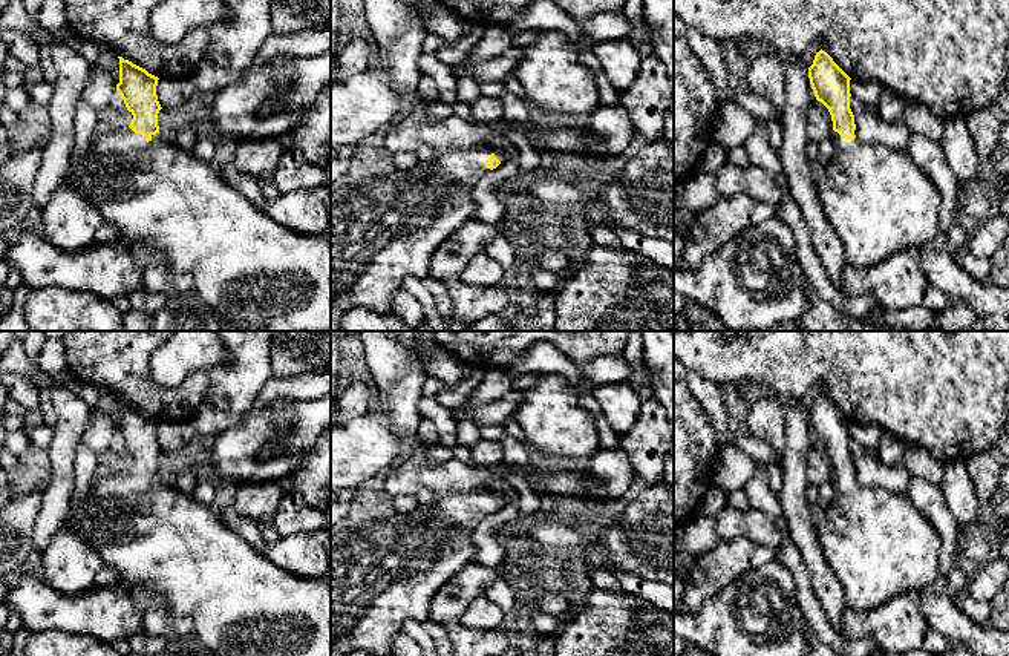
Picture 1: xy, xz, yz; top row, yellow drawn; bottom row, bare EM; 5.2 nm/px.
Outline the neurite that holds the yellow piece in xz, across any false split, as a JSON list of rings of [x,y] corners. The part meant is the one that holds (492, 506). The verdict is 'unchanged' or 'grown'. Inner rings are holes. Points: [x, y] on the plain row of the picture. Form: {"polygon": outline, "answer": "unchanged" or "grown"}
{"polygon": [[[491,490],[439,494],[430,504],[387,520],[371,520],[331,532],[331,656],[367,651],[393,656],[395,636],[404,621],[429,621],[435,593],[459,570],[473,563],[473,532],[490,513],[514,501],[513,494]]], "answer": "grown"}

